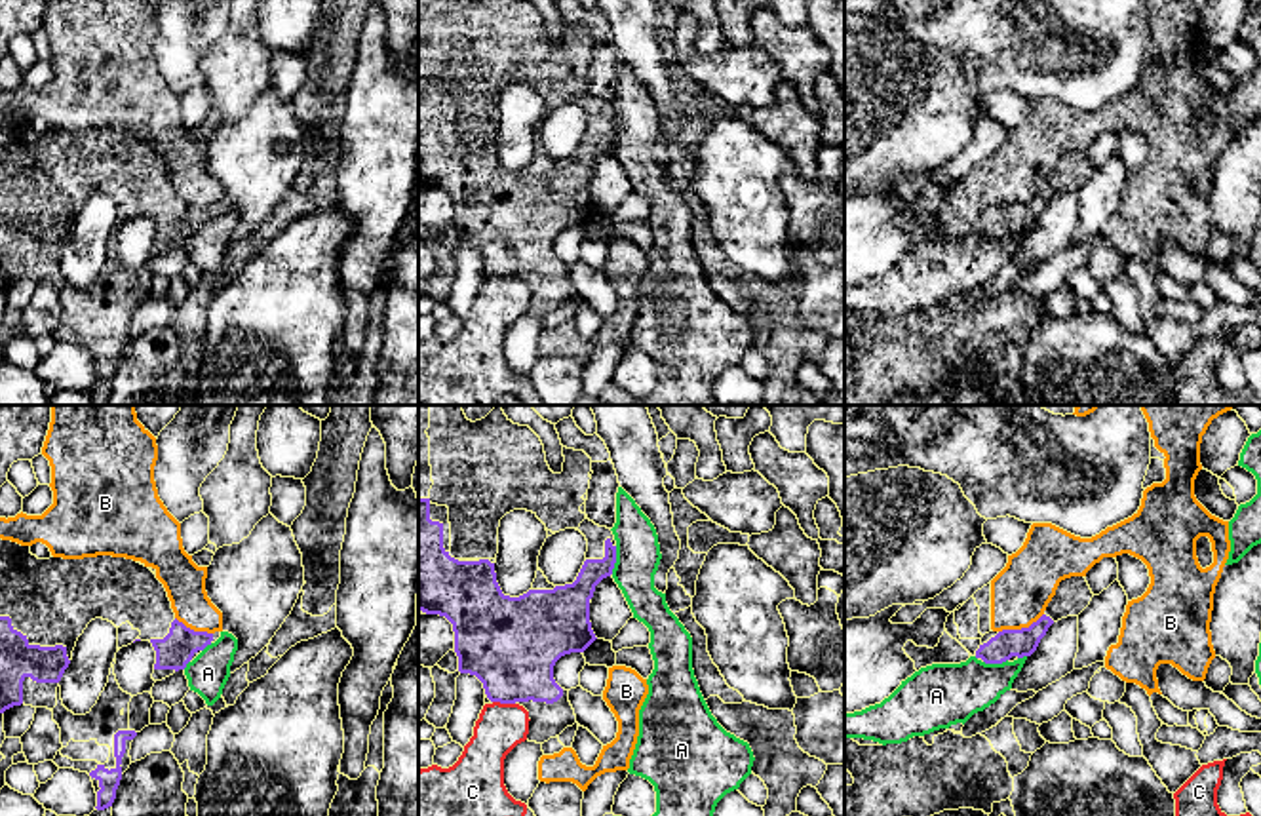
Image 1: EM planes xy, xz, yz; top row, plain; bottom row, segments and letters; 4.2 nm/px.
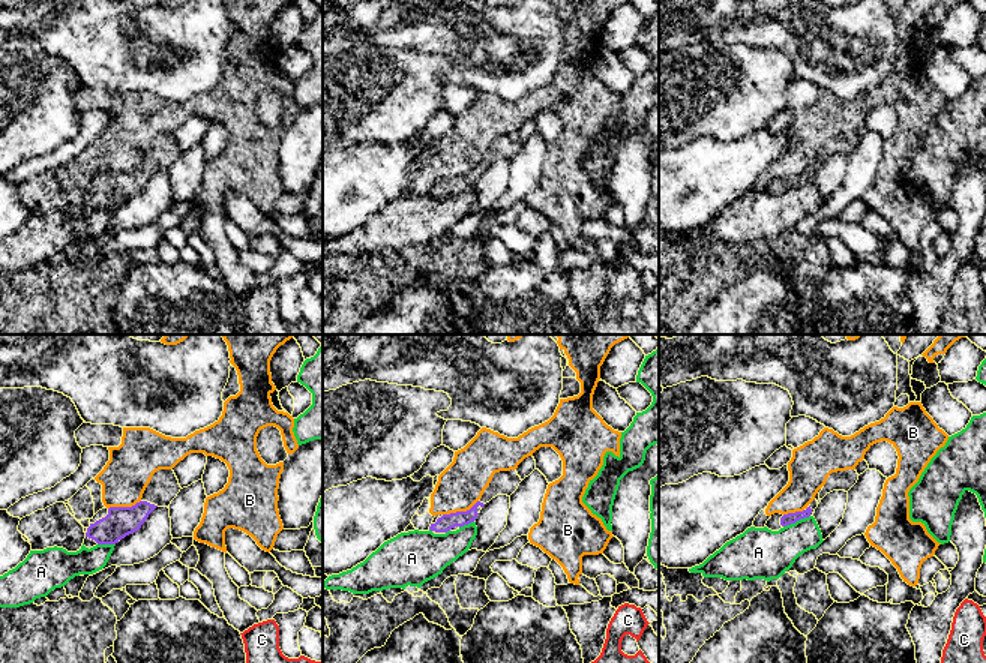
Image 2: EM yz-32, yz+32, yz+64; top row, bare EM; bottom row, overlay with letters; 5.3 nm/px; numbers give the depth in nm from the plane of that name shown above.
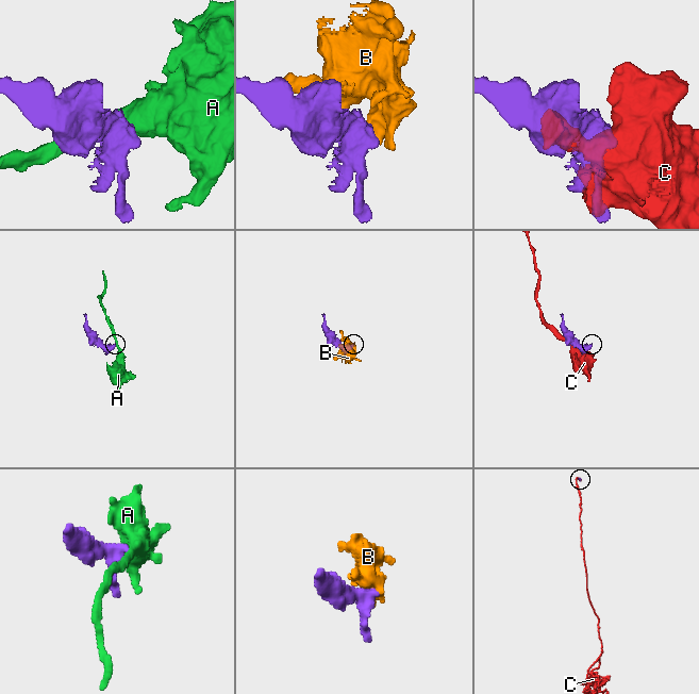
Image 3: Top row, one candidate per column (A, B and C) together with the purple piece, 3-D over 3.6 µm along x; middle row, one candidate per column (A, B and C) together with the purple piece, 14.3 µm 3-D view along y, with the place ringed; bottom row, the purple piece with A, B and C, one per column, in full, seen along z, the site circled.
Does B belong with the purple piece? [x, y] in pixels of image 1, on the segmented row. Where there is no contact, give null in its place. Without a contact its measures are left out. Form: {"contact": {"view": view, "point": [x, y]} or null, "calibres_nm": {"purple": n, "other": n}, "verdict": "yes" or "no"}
{"contact": {"view": "yz", "point": [1022, 628]}, "calibres_nm": {"purple": 120, "other": 260}, "verdict": "no"}

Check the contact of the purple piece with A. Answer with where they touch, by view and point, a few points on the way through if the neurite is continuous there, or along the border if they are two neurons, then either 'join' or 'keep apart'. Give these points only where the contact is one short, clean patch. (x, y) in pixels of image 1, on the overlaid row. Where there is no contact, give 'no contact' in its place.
xz (615, 560) | along xz (617, 546), (617, 562), (611, 573) | keep apart

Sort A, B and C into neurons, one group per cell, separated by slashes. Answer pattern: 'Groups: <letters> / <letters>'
Groups: A / B / C

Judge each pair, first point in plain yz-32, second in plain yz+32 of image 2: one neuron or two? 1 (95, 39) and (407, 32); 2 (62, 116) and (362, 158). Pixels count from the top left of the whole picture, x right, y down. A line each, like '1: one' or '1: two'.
1: one
2: two

